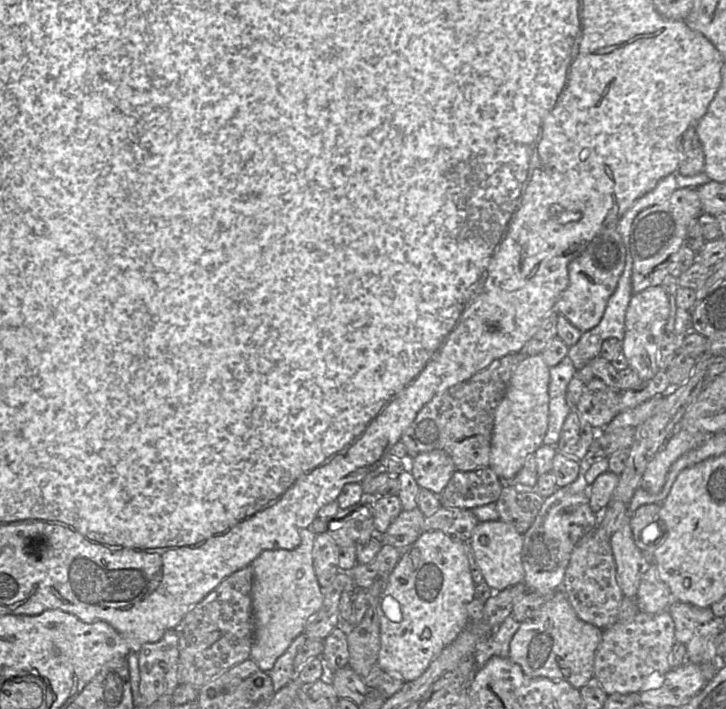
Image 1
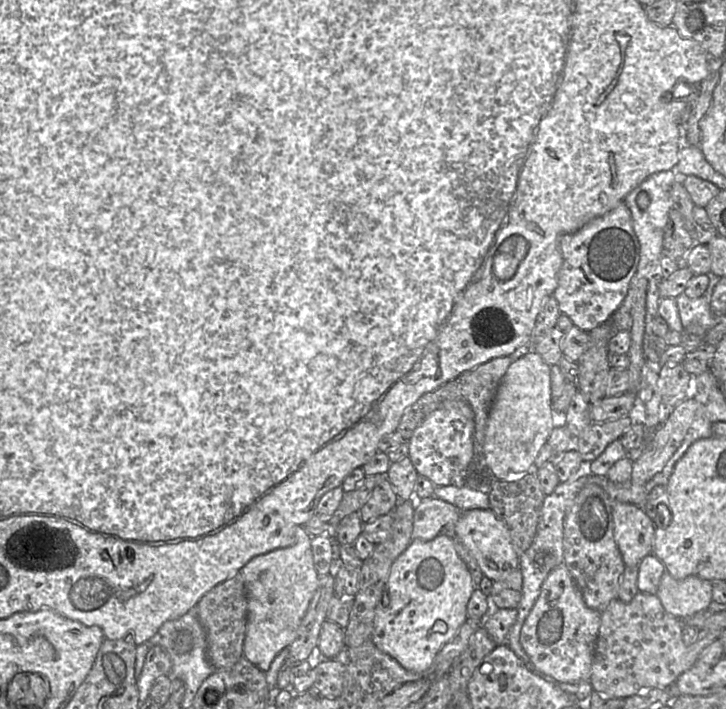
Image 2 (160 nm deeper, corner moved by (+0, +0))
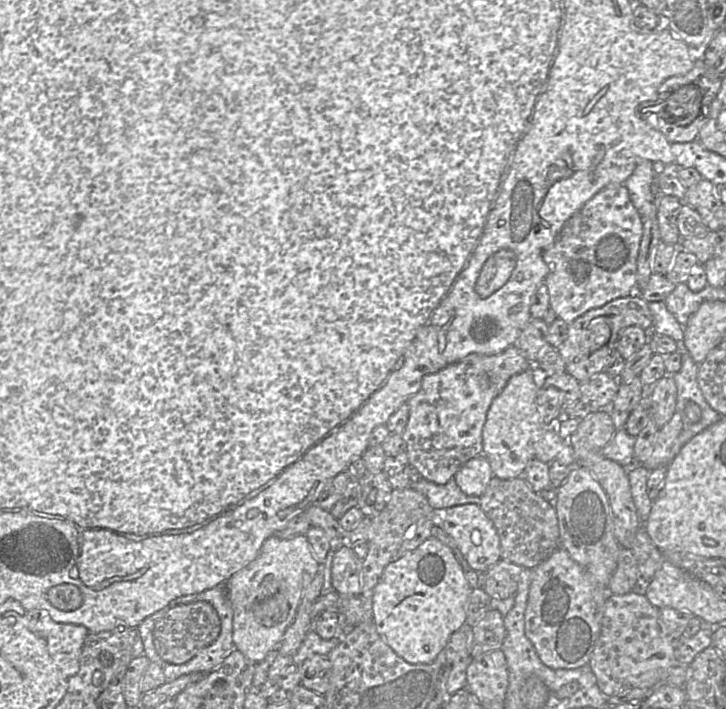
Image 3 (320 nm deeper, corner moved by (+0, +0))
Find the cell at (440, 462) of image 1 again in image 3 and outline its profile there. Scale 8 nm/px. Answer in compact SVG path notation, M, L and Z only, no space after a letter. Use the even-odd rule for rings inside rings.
M513 345L496 355L470 354L436 373L425 376L420 390L407 402L409 419L401 435L406 443L410 465L416 468L424 479L438 485L446 484L468 460L482 454L482 430L493 400L512 376L532 366L534 365L517 346Z

